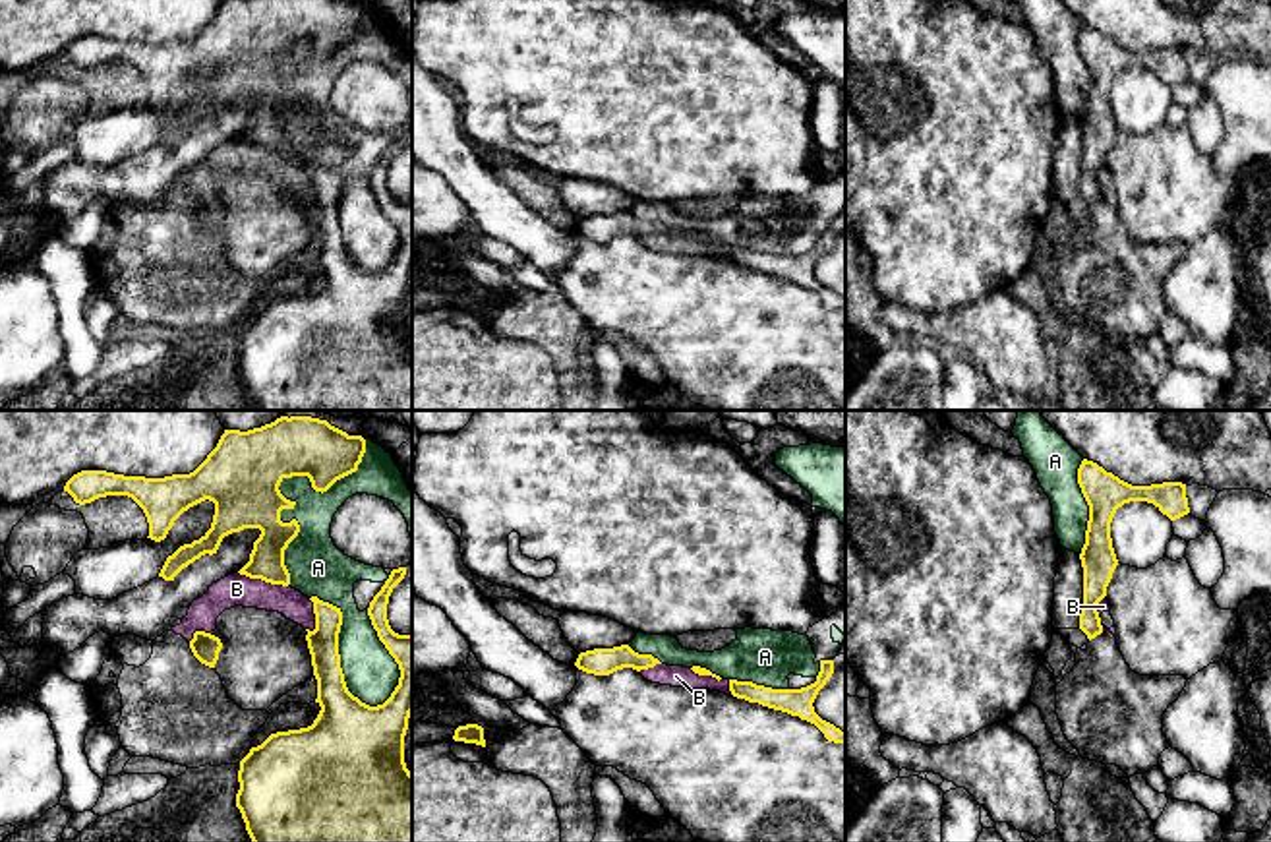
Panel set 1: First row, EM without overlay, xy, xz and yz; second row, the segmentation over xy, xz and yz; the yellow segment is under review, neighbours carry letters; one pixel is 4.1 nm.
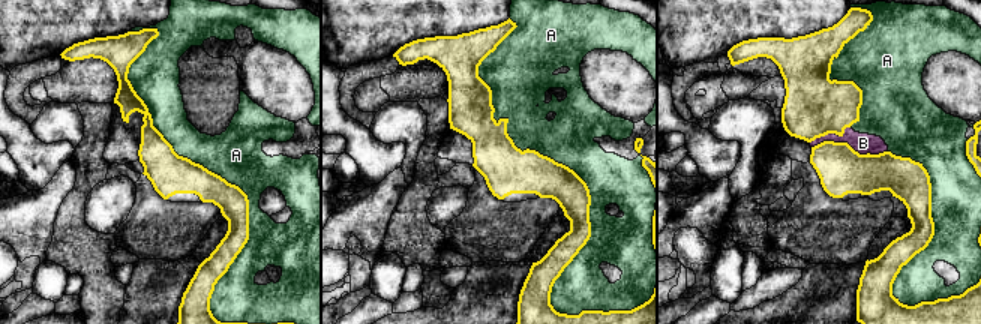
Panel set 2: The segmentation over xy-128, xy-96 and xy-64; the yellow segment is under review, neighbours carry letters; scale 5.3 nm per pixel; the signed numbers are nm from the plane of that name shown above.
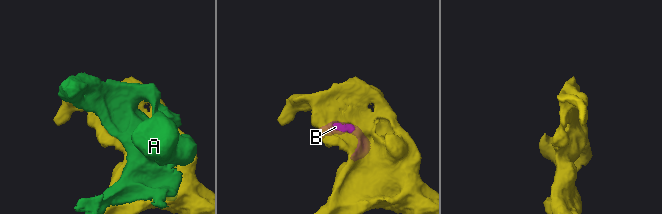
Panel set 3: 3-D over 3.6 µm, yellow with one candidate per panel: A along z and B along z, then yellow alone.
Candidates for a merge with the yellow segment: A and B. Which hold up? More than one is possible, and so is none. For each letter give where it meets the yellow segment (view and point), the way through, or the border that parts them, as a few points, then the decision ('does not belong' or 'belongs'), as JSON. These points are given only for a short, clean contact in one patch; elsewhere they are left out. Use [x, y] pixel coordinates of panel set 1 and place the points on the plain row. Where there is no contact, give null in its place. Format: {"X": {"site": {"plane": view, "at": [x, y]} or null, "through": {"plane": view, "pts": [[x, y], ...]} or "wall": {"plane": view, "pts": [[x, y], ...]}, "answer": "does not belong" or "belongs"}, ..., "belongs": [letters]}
{"A": {"site": {"plane": "xy", "at": [277, 55]}, "answer": "does not belong"}, "B": {"site": {"plane": "xy", "at": [264, 146]}, "answer": "does not belong"}, "belongs": []}

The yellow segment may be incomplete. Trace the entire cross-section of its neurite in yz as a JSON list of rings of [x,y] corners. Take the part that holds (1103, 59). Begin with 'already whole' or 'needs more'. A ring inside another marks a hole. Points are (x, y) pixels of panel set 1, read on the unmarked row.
already whole; [[[1087,25],[1078,35],[1078,50],[1089,72],[1085,110],[1079,120],[1083,134],[1079,195],[1091,207],[1103,199],[1097,170],[1107,163],[1107,153],[1118,132],[1110,105],[1110,89],[1116,75],[1130,68],[1147,68],[1170,87],[1176,87],[1188,81],[1190,74],[1186,50],[1182,48],[1132,52]]]

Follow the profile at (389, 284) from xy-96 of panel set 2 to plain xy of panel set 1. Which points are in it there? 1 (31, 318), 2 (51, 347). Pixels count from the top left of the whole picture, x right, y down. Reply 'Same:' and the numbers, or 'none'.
Same: none

